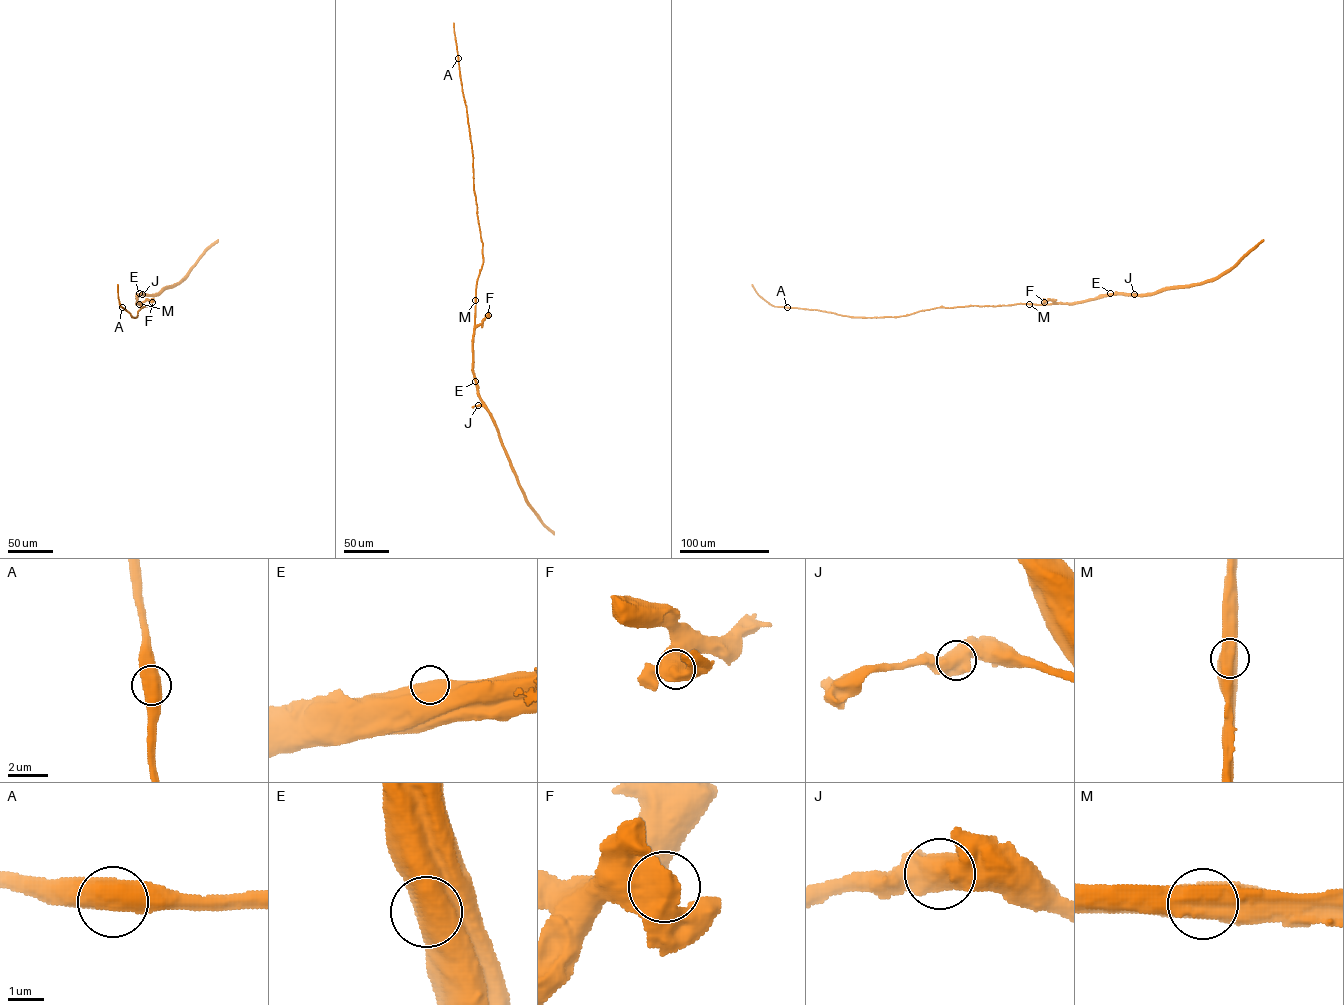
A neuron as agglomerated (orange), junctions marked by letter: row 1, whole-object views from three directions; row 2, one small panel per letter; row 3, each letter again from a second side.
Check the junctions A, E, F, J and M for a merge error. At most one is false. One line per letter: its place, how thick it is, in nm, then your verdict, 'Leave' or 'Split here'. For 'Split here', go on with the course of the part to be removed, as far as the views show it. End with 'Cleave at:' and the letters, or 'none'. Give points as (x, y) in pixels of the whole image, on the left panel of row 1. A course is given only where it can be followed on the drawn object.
A: Place: (122, 307). Thickness 750 nm. Leave
E: Place: (139, 293). Thickness 900 nm. Leave
F: Place: (152, 302). Thickness 750 nm. Leave
J: Place: (142, 294). Thickness 850 nm. Leave
M: Place: (139, 304). Thickness 800 nm. Leave
Cleave at: none

